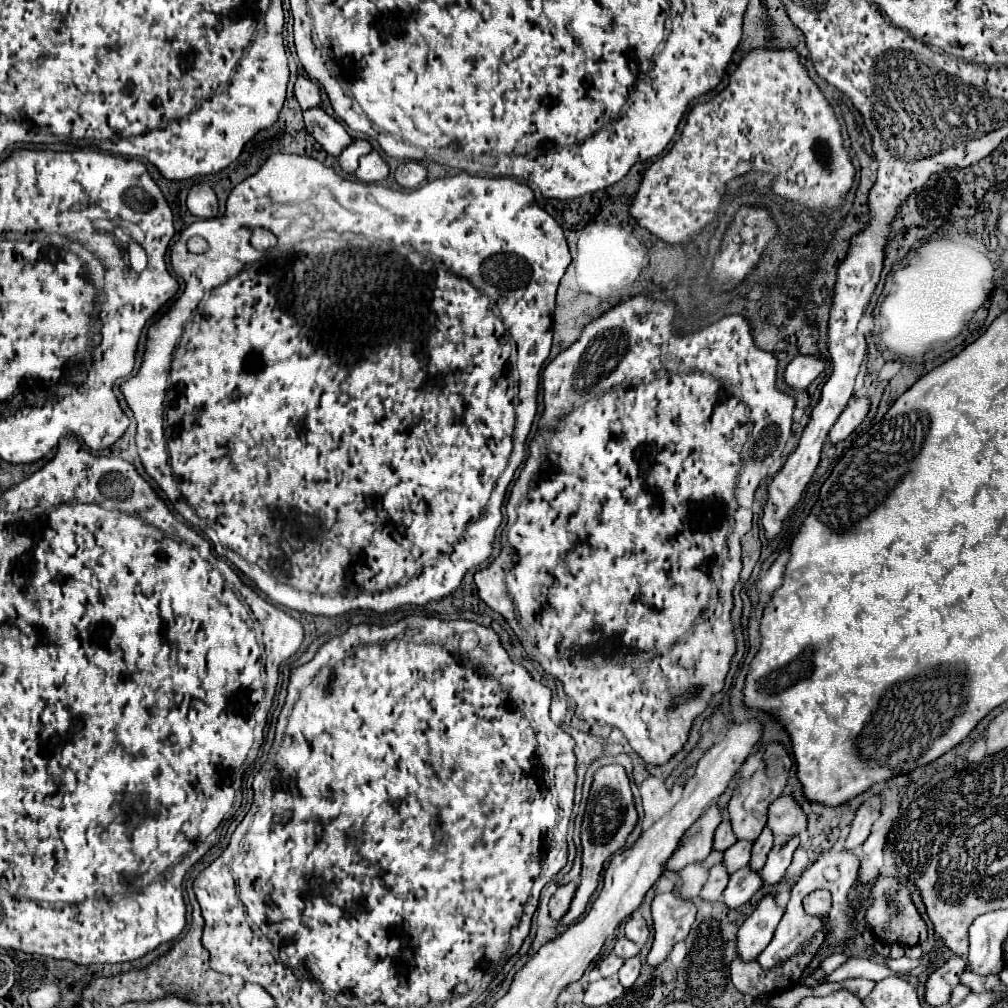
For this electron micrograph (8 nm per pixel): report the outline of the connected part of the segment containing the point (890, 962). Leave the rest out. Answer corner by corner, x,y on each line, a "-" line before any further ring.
899,958
899,959
886,959
886,966
888,966
893,972
901,972
901,974
905,974
907,970
911,970
911,968
915,968
915,966
919,966
921,964
921,960
909,960
909,958

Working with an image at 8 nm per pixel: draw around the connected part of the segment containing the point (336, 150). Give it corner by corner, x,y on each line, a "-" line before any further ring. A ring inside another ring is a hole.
311,108
303,112
305,126
309,134
321,144
321,148
331,154
339,156
345,146
353,144
353,138
345,132
345,128
333,120
329,114
325,114
321,108

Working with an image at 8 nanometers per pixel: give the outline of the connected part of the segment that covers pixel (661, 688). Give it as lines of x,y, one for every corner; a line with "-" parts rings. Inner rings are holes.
637,294
637,296
631,296
629,300
625,302
619,302
617,306
609,308
607,312
603,312
599,318
595,318
593,322
589,322
581,336
567,348
563,350
555,360
551,360
551,364
545,366
543,370
543,404
545,404
545,410
541,414
541,420
539,420
539,430
529,446
529,462
525,464
525,468
519,472
519,478
517,482
513,484
511,488
511,496
509,496
509,502
507,502
507,534
503,536
503,548
499,552
499,556
485,568
485,570
479,570
475,572
475,584
477,584
477,590
479,590
479,598
495,612
499,612
507,624
513,628
513,632
517,634
519,642
523,644
527,656
535,662
541,664
541,668
563,682
563,688
565,688
565,694
575,702
575,716
577,718
583,718
583,720
601,720
604,722
604,733
610,734
610,727
617,726
625,738
629,740
631,748
647,762
647,764
659,764
663,766
667,760
671,760
673,754
677,754
685,744
687,744
687,738
689,738
689,732
693,728
693,722
697,720
699,714
703,714
711,702
711,698
723,690
723,682
725,682
725,676
729,672
729,664
731,664
731,658
735,656
735,634
733,634
733,622
731,622
731,608
733,608
733,598
731,598
731,590
735,588
737,580
739,580
739,572
741,572
741,538
751,530
751,520
753,520
753,492
757,490
759,486
759,480
767,474
767,460
761,460
761,448
763,448
763,442
765,442
765,456
771,456
771,454
781,454
781,448
783,442
789,440
789,436
793,434
791,426
793,426
793,410
795,410
795,398
791,394
785,394
783,390
777,388
777,358
773,356
773,352
767,352
767,350
761,350
753,336
751,336
751,326
749,322
741,316
741,314
731,314
731,316
725,316
709,326
703,326
691,334
683,334
683,332
677,332
677,328
673,326
673,322
677,320
677,306
675,302
671,300
653,300
649,296
643,296
643,294
-
539,438
545,438
547,442
541,446
539,444
-
731,504
739,504
739,512
735,512
735,516
731,516
731,524
727,522
727,508

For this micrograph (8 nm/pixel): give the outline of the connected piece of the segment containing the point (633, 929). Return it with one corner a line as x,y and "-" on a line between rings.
639,914
631,916
631,918
627,920
627,924
625,924
625,936
627,936
629,940
633,940
637,946
643,946
643,944
647,942
647,938
649,938
647,922
645,922

